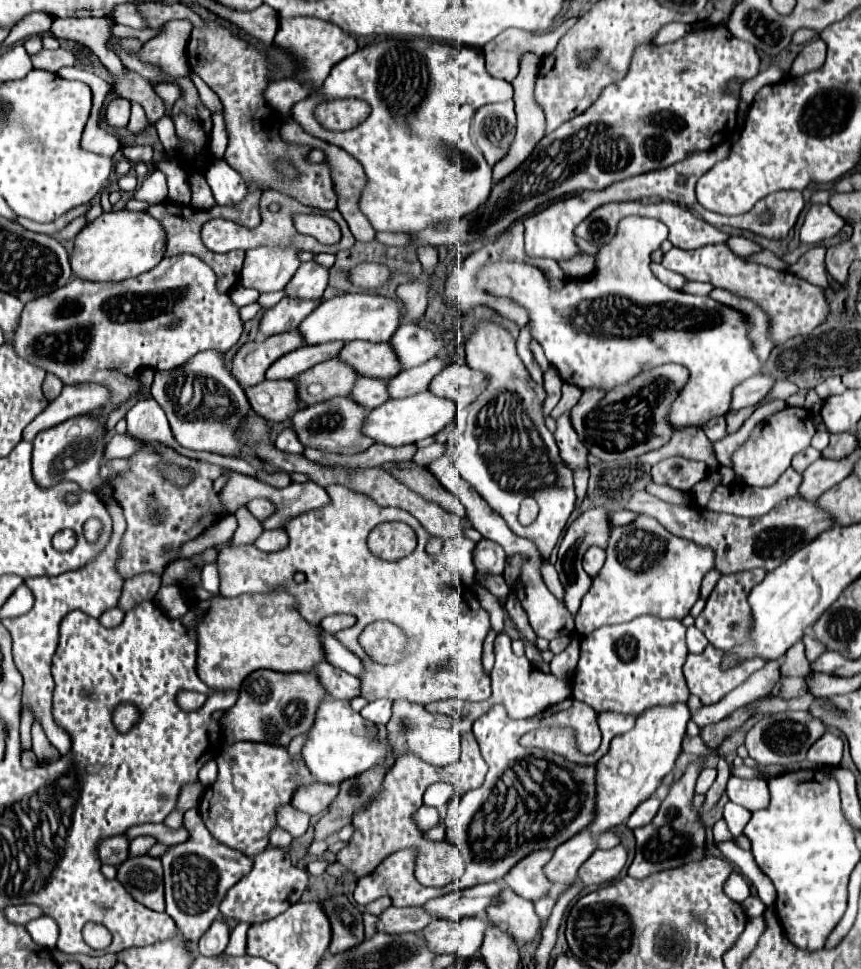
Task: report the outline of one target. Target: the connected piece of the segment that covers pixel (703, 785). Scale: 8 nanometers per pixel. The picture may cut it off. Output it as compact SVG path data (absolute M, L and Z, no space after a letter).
M705 767L705 769L699 773L699 777L697 777L697 793L707 793L709 787L713 785L715 777L717 777L717 769Z

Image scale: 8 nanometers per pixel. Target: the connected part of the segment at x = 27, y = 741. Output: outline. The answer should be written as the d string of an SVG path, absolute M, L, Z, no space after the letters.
M25 709L21 713L21 745L23 749L31 747L31 725L33 725L33 713Z

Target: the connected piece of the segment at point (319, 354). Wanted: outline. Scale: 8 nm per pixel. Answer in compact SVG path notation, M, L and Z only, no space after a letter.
M333 341L333 343L323 343L323 345L303 345L283 357L279 357L269 369L267 369L267 379L293 379L301 375L303 371L315 367L321 361L335 359L339 351L343 349L343 341Z

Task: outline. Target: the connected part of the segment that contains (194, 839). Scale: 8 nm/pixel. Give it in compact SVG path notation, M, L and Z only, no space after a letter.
M197 809L185 811L183 825L191 833L189 843L169 847L169 851L161 857L165 869L167 915L177 923L181 935L187 941L199 941L213 925L213 921L221 915L219 905L225 899L227 891L253 869L253 859L213 839L203 825Z

